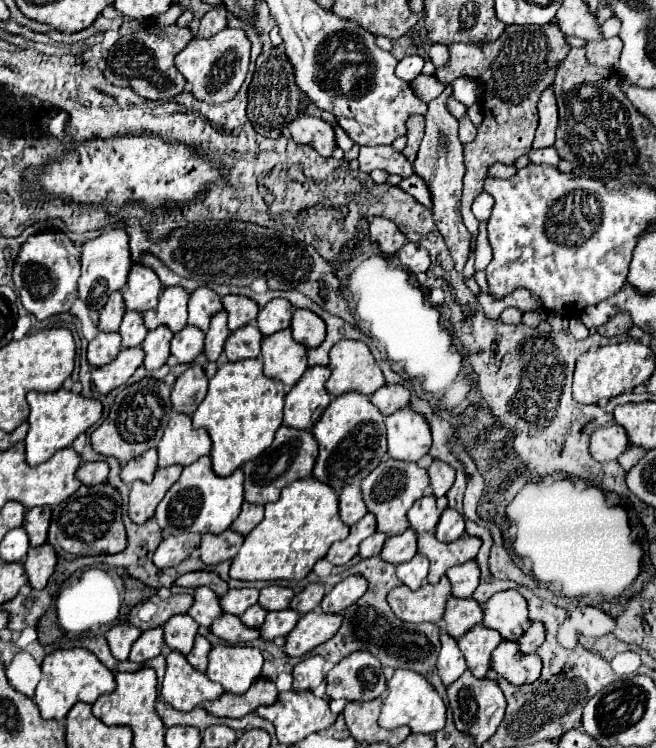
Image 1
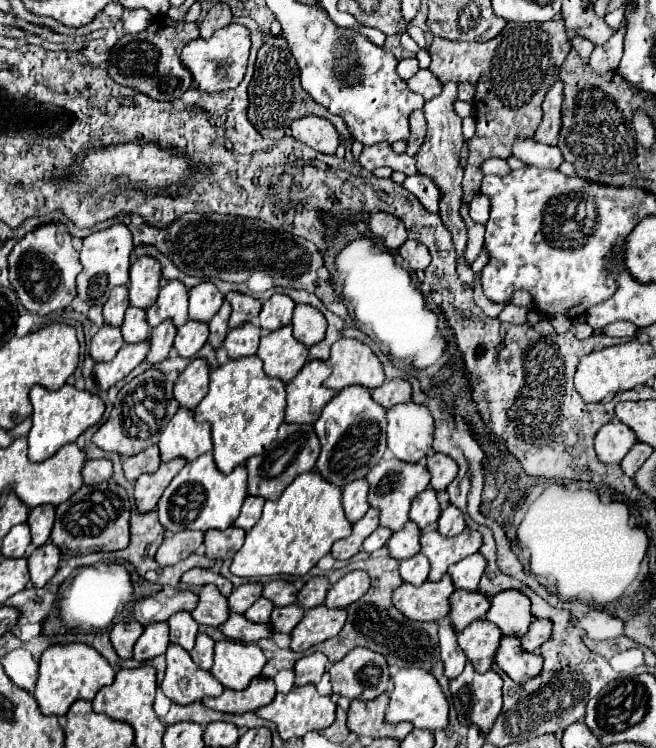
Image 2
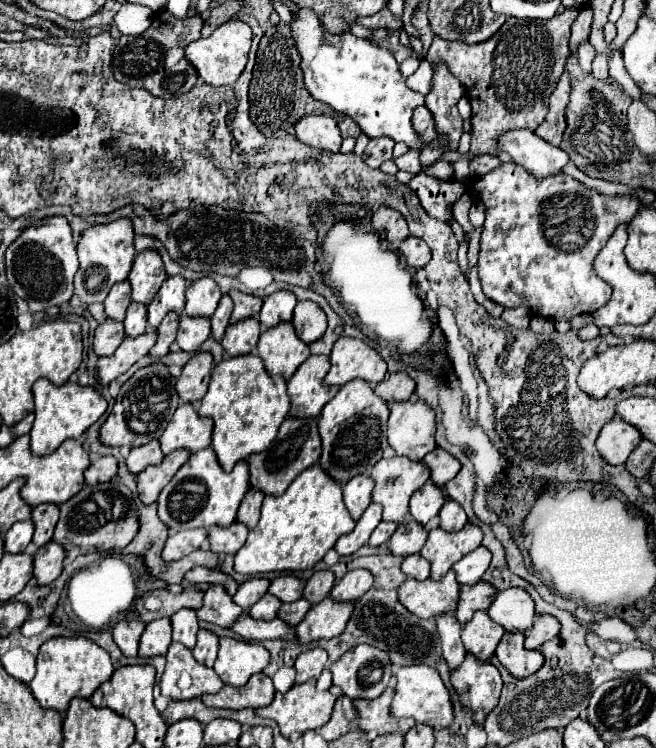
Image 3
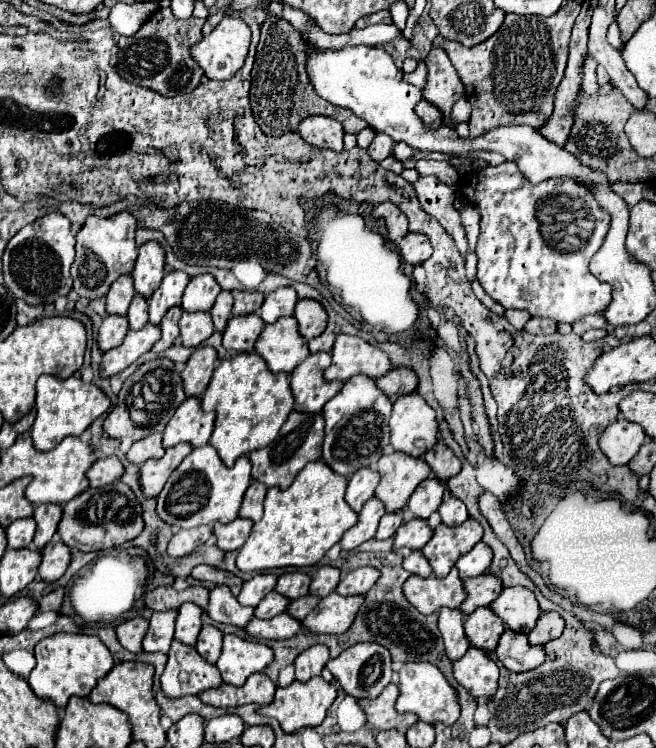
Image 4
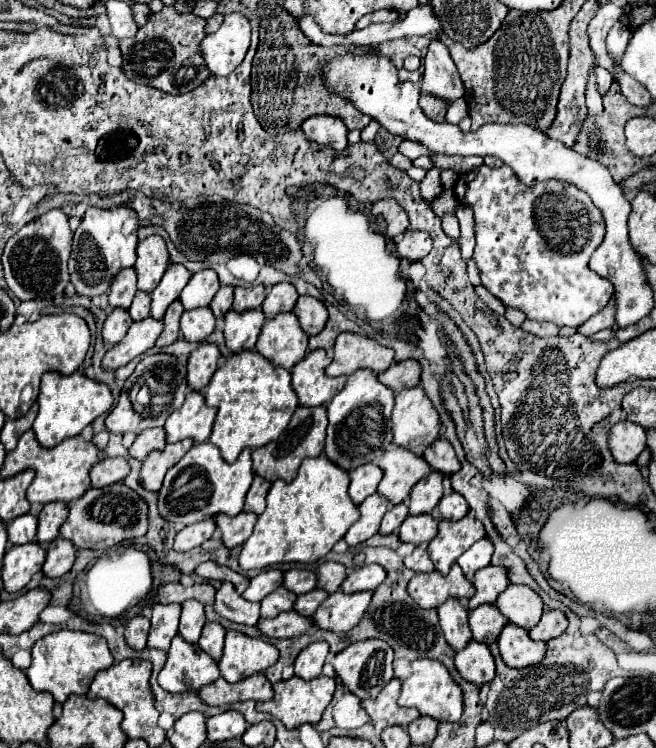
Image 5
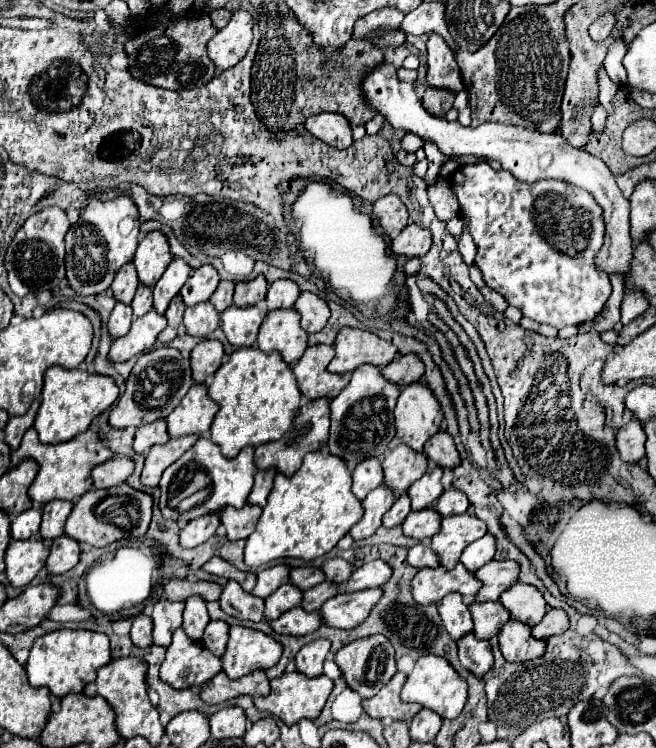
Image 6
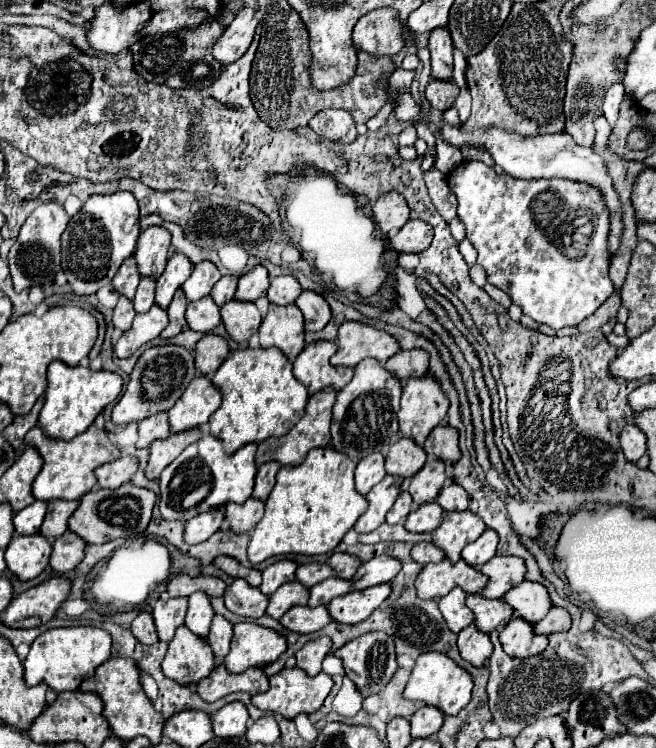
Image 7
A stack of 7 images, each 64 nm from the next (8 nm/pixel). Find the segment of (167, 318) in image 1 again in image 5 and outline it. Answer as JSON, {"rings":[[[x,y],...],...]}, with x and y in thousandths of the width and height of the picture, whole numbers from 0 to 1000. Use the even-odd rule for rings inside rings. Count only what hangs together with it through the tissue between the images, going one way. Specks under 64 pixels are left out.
{"rings":[[[259,353],[250,364],[244,380],[232,388],[232,414],[229,420],[235,425],[250,425],[253,412],[274,396],[277,385],[290,374],[290,364],[277,353]]]}

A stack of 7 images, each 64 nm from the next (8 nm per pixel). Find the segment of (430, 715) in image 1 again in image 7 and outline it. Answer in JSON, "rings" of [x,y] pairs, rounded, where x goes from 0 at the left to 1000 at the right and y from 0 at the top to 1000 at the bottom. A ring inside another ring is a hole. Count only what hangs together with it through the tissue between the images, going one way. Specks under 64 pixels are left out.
{"rings":[[[646,872],[634,882],[616,930],[625,936],[643,936],[652,944],[671,947],[677,955],[695,957],[720,936],[720,922],[723,922],[720,904],[707,893],[701,893],[686,877],[680,877],[677,872]]]}

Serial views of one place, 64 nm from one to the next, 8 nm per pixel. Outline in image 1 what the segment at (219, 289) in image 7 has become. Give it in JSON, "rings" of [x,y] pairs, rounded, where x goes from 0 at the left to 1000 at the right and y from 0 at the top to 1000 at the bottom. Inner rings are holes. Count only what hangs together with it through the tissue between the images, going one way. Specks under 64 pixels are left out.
{"rings":[[[345,414],[332,417],[332,420],[323,425],[323,433],[320,433],[317,444],[314,444],[311,471],[314,471],[314,476],[317,476],[320,484],[329,484],[329,481],[332,481],[332,476],[335,476],[335,471],[338,471],[338,465],[341,465],[341,455],[345,455],[348,447],[351,447],[351,441],[348,441],[348,436],[345,436],[345,428],[348,428],[348,417],[345,417]]]}

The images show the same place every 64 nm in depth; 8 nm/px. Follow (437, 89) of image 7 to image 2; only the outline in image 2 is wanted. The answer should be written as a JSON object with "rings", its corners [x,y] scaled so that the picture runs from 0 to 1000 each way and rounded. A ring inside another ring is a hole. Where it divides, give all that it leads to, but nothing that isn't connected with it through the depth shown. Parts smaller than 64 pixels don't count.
{"rings":[[[631,147],[628,155],[625,155],[625,190],[622,190],[619,203],[625,209],[631,209],[640,201],[646,184],[649,184],[649,158],[646,158],[646,150],[643,147]]]}

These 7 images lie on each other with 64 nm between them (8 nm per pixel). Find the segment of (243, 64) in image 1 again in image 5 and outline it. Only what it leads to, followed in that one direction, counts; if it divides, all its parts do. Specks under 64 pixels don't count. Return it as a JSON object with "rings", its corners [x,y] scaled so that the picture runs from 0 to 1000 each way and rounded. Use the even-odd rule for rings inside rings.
{"rings":[[[372,19],[341,21],[332,43],[308,53],[308,72],[323,99],[348,102],[375,75],[381,61],[381,29]]]}

